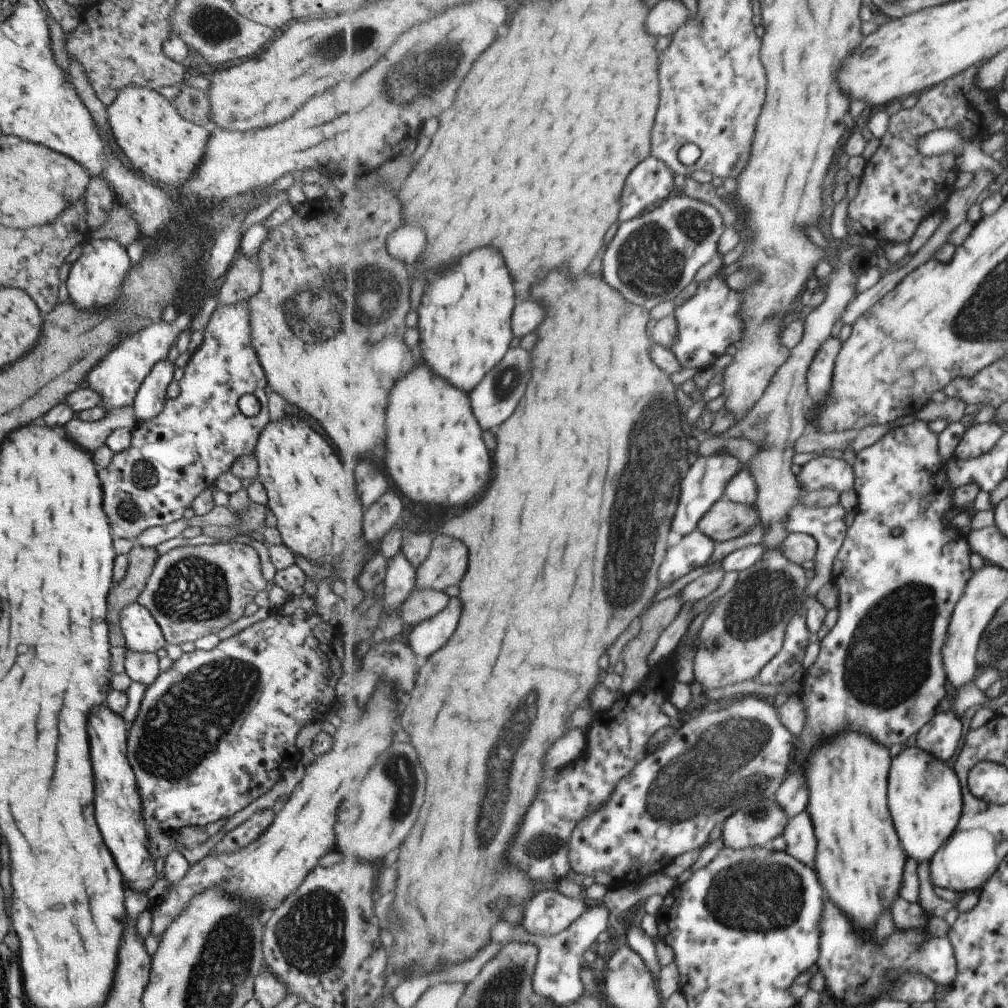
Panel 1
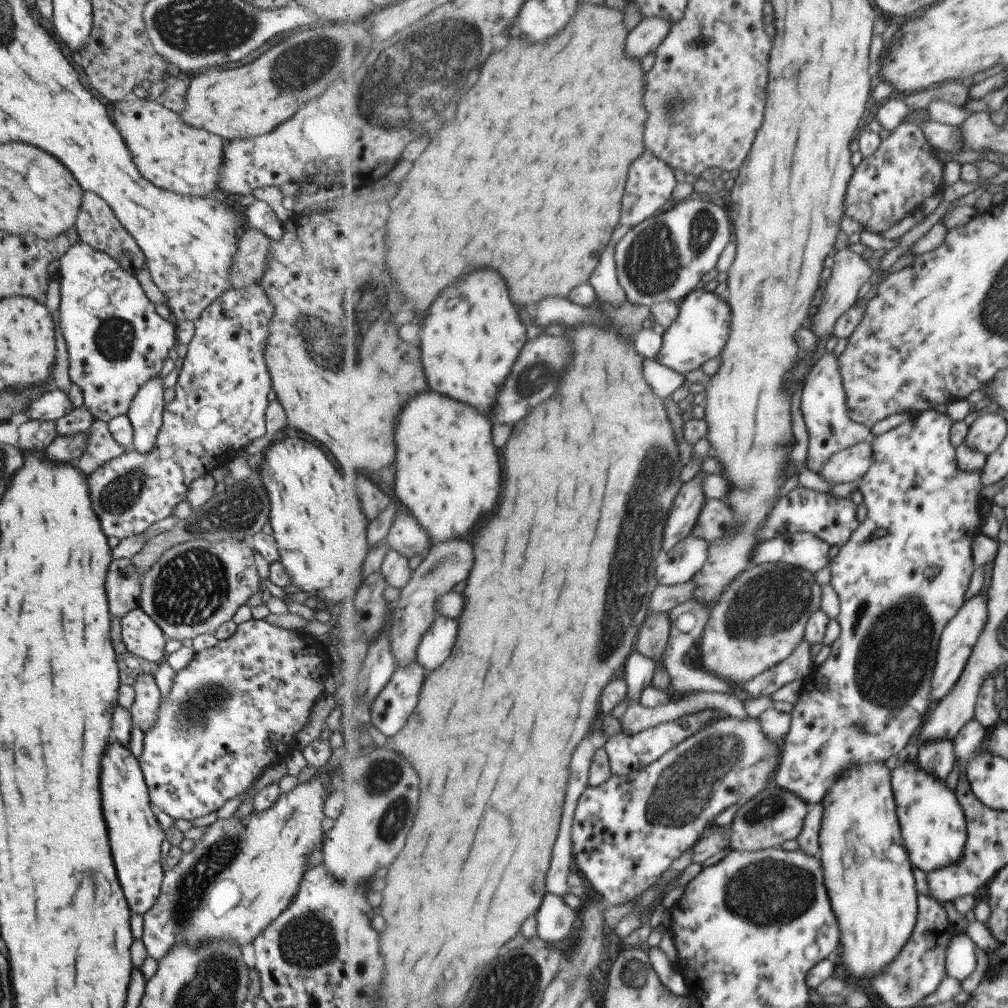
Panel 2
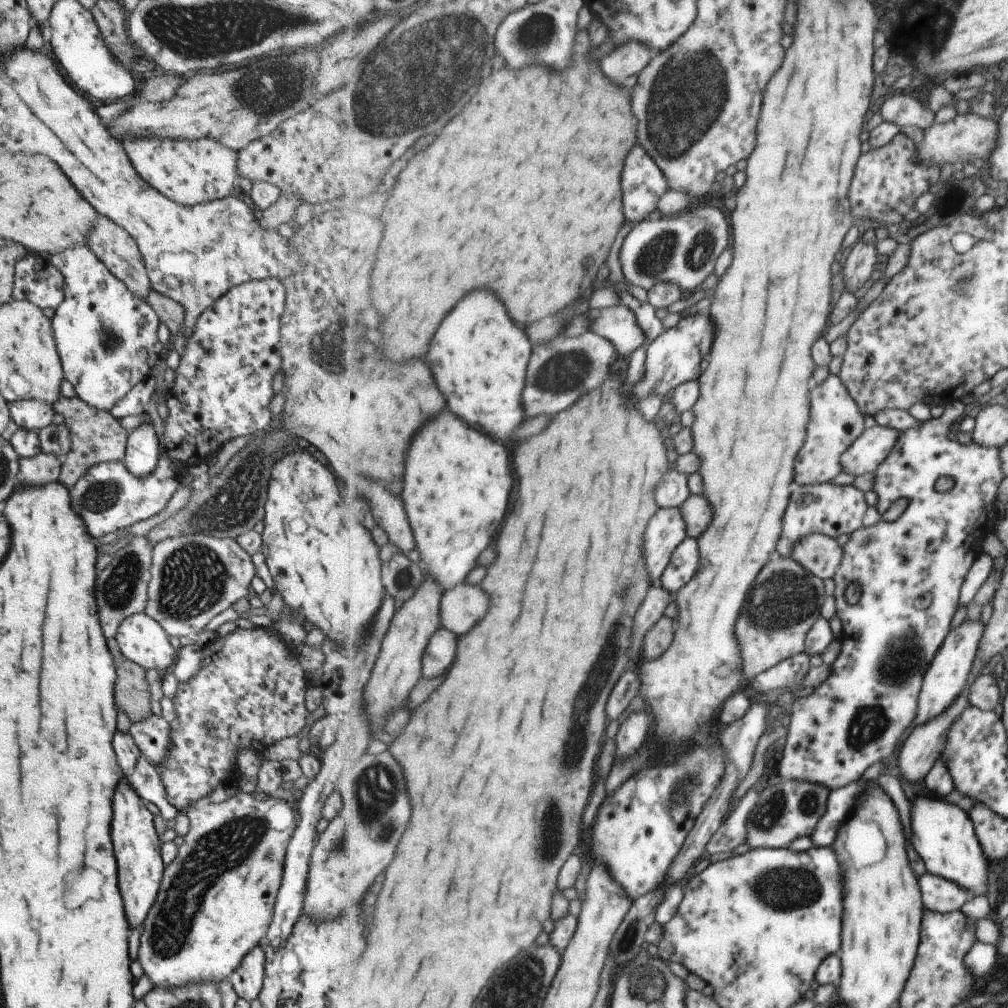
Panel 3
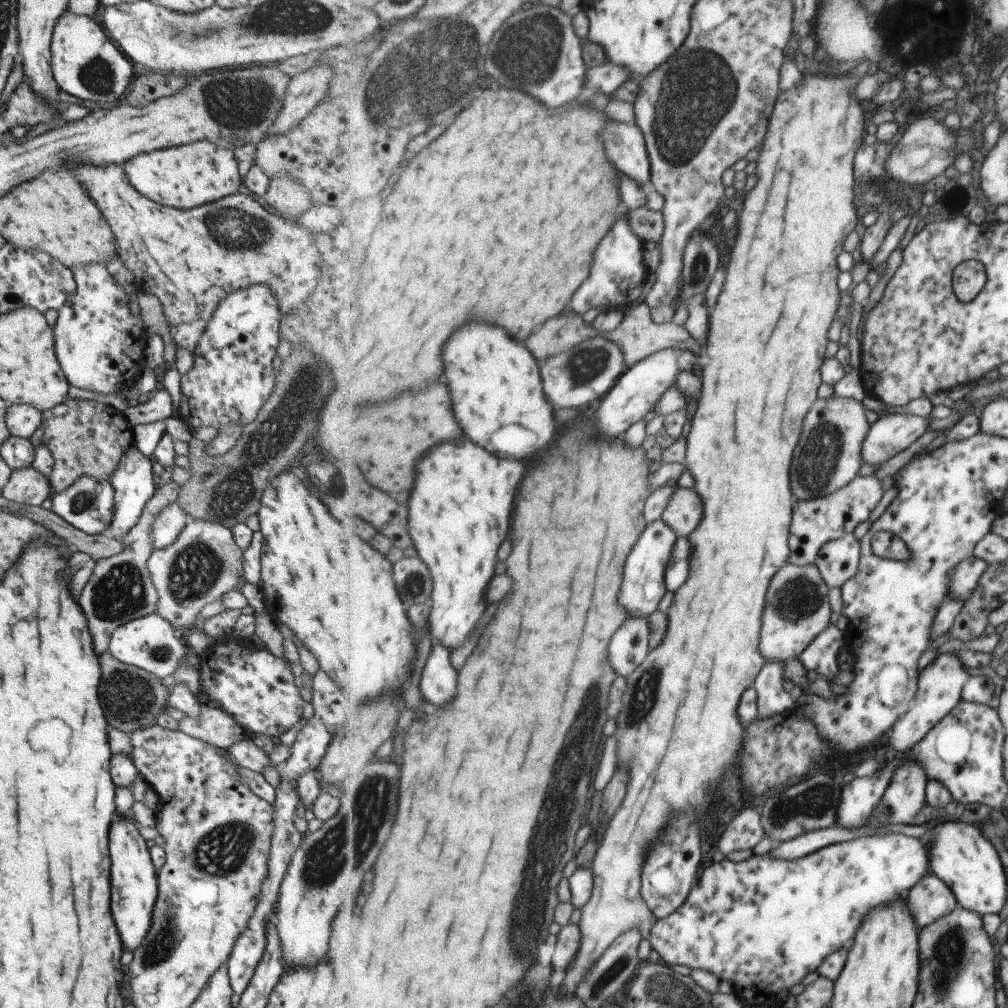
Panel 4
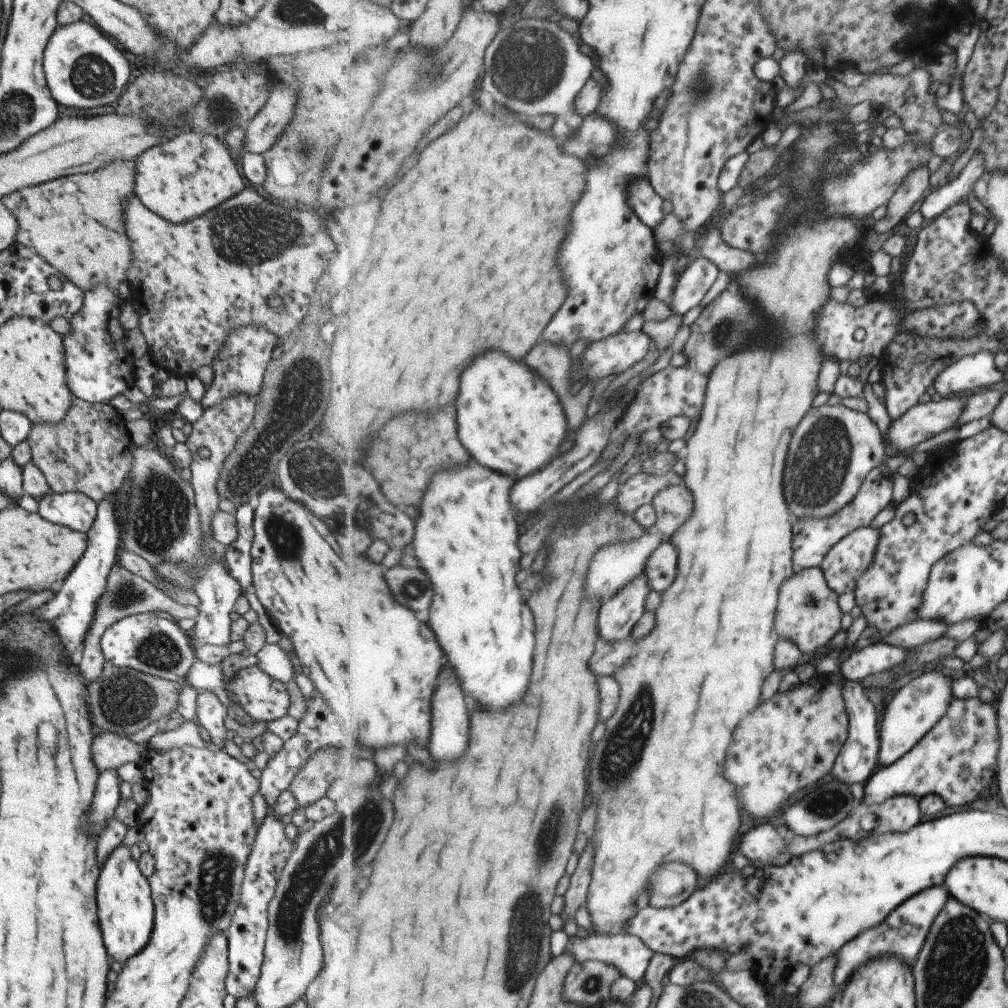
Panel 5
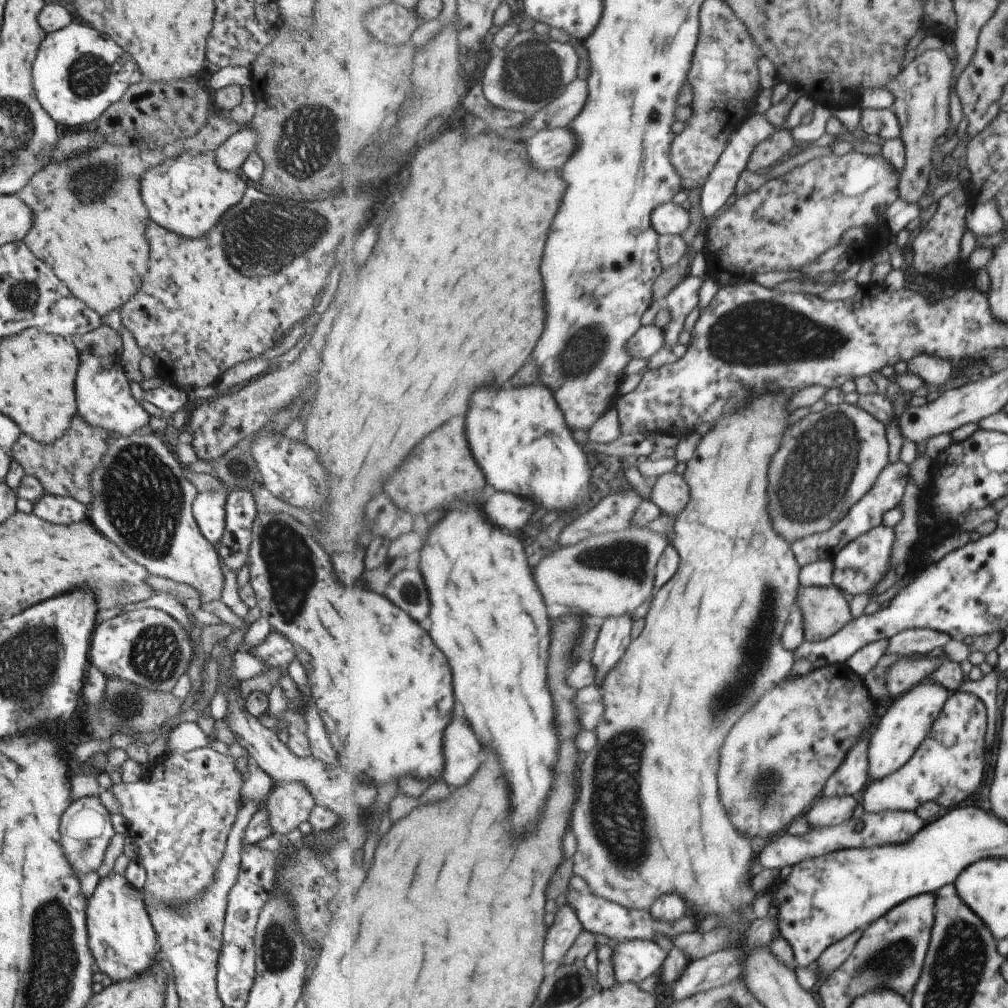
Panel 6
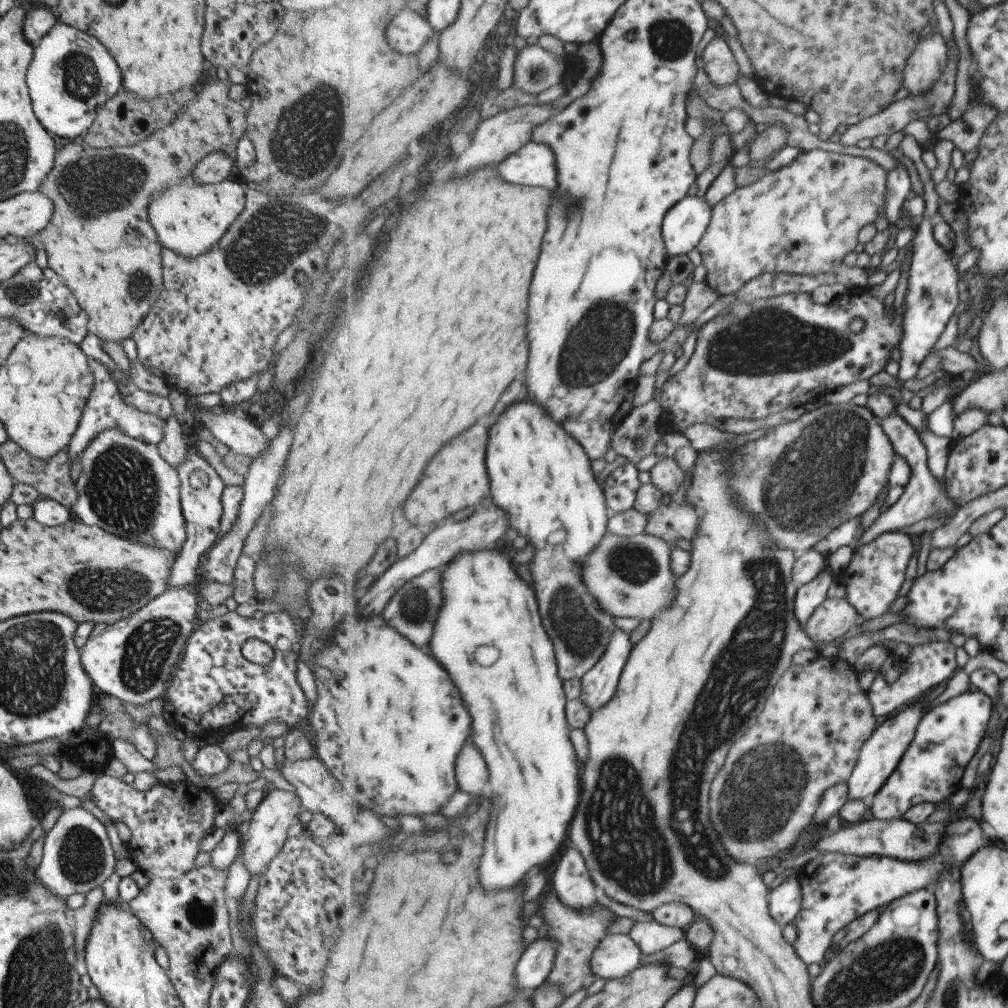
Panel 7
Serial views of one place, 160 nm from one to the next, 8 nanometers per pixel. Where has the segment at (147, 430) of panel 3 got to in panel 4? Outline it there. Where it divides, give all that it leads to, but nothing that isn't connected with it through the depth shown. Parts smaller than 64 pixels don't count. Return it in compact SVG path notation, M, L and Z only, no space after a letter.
M134 442L131 448L125 452L125 456L121 456L120 463L115 467L109 480L111 488L113 488L113 516L111 516L111 522L105 533L112 539L123 538L135 526L144 505L153 495L155 485L151 477L151 464L149 458L145 458L137 452Z

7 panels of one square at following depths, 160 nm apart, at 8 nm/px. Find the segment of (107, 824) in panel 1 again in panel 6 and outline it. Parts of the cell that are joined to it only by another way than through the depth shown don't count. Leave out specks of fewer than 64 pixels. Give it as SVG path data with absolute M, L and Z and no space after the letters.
M109 871L100 878L86 900L86 933L93 960L99 972L107 974L113 982L144 975L156 958L156 932L152 927L141 892L129 884L123 875Z

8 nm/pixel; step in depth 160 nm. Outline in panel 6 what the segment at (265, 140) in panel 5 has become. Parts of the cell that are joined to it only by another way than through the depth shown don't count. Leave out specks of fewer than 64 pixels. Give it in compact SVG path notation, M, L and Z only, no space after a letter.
M249 125L239 127L230 134L215 150L214 157L218 167L234 171L243 164L249 154L255 152L258 132Z

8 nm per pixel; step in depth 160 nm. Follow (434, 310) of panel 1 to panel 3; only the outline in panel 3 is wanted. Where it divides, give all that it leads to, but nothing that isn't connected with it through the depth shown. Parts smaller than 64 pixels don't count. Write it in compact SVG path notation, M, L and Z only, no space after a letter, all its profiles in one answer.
M489 290L471 292L433 338L433 348L423 360L433 368L437 386L449 396L449 408L463 416L469 424L479 426L495 440L509 440L509 434L525 420L523 388L527 380L527 366L533 354L532 340L526 328L517 326L505 304Z

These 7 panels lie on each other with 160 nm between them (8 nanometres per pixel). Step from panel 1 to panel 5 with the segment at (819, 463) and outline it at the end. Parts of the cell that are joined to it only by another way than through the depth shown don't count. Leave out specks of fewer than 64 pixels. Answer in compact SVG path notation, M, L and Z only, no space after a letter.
M944 397L940 401L919 403L917 406L911 408L911 410L908 410L900 419L890 423L886 432L888 444L895 451L907 450L907 448L913 448L913 446L917 446L917 444L921 444L921 442L937 436L939 432L955 427L967 399L962 397Z

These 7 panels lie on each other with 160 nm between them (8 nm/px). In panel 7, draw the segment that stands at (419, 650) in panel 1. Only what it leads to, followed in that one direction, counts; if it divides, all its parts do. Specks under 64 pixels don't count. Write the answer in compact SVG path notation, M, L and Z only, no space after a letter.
M465 744L461 750L461 760L457 760L457 780L461 780L461 790L473 796L487 788L489 768L477 746Z

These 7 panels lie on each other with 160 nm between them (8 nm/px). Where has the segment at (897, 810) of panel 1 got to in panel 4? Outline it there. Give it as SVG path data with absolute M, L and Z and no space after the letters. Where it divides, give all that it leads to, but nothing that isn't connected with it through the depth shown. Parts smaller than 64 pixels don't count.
M947 820L933 828L933 873L956 894L959 906L985 916L999 914L1007 902L1007 874L995 846L983 836L981 828L965 822Z

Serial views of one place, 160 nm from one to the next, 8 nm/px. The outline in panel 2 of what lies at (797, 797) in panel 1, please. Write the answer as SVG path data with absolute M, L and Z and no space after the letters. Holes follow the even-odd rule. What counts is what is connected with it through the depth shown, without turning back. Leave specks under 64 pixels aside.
M931 409L919 414L916 418L901 423L898 427L878 435L873 436L870 441L875 445L873 451L872 466L867 474L858 484L859 490L864 494L864 504L866 506L866 519L855 530L851 540L836 550L830 560L831 583L836 588L840 596L840 613L837 618L841 633L831 645L829 658L819 667L815 668L815 674L803 679L802 693L793 707L792 725L785 738L784 749L780 757L780 766L776 770L775 784L782 789L788 790L796 797L801 798L807 804L819 804L829 786L837 780L837 776L849 768L851 764L861 764L861 762L875 762L875 760L885 760L895 754L899 754L913 738L913 734L923 726L923 720L931 708L931 682L933 682L935 660L938 660L938 650L940 640L944 634L945 627L952 618L961 610L966 601L965 594L971 584L971 576L976 568L974 561L973 541L981 533L981 518L979 507L984 502L979 499L979 492L984 486L983 479L979 476L980 471L965 472L960 470L956 457L956 446L952 442L952 426L949 416ZM877 530L886 530L883 536L875 536Z

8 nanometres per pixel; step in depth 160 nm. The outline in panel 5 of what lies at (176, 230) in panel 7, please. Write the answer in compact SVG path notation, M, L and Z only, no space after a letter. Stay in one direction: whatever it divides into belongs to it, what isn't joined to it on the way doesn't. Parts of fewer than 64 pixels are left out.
M183 132L153 145L134 160L133 194L151 212L170 223L184 223L205 214L244 189L229 149L211 135Z

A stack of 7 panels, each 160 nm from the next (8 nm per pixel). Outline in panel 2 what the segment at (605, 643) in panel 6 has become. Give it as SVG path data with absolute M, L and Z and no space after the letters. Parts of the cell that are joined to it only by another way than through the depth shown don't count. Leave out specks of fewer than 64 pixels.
M703 470L699 471L697 476L684 483L678 492L664 530L663 553L671 551L694 531L707 502L702 481L707 474L709 473Z

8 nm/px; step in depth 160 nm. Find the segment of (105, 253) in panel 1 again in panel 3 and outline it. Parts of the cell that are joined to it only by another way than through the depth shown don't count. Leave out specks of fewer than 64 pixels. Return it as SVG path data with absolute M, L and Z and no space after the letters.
M74 244L48 258L64 278L62 301L50 318L64 379L73 386L79 400L94 409L108 412L132 386L151 375L159 357L166 351L158 339L158 316L143 297L133 294L124 282L113 276L86 244Z

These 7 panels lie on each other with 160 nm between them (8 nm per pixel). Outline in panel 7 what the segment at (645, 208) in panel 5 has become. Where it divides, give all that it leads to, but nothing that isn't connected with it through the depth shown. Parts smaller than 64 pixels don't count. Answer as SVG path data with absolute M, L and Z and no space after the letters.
M689 194L667 211L662 233L669 257L689 254L697 248L711 222L712 208L704 197Z

